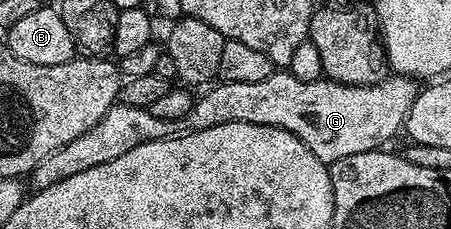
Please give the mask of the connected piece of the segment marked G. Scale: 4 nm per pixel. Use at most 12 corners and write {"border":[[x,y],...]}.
{"border":[[273,71],[220,81],[177,121],[117,103],[30,174],[45,189],[142,143],[258,123],[318,159],[387,146],[413,78],[376,85]]}

